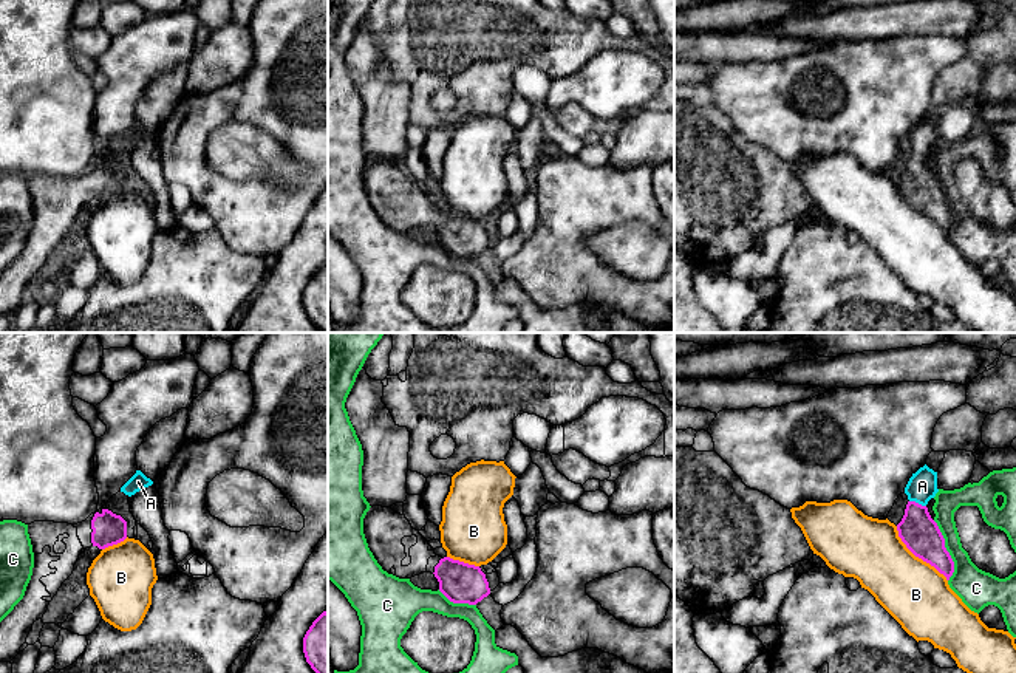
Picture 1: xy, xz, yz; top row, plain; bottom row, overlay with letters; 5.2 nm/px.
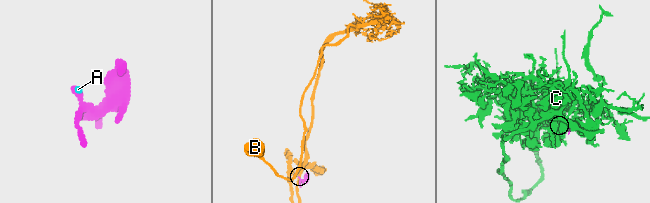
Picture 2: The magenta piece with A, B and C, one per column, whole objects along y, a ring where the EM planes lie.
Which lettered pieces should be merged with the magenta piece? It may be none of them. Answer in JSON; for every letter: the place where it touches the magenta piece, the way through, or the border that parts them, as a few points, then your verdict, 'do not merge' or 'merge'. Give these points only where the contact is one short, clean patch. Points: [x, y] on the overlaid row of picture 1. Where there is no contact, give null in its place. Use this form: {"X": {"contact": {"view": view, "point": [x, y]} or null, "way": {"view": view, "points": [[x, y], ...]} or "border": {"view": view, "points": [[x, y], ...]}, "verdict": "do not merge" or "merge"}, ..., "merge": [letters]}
{"A": {"contact": {"view": "yz", "point": [917, 503]}, "way": {"view": "yz", "points": [[920, 534], [917, 529], [917, 503], [922, 486]]}, "verdict": "merge"}, "B": {"contact": {"view": "yz", "point": [917, 556]}, "verdict": "do not merge"}, "C": {"contact": {"view": "yz", "point": [947, 551]}, "verdict": "do not merge"}, "merge": ["A"]}

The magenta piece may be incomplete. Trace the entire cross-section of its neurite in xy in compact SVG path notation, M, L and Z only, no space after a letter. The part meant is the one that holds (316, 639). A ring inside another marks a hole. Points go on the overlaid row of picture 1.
M323 611L303 637L306 662L315 673L328 673L328 613Z

